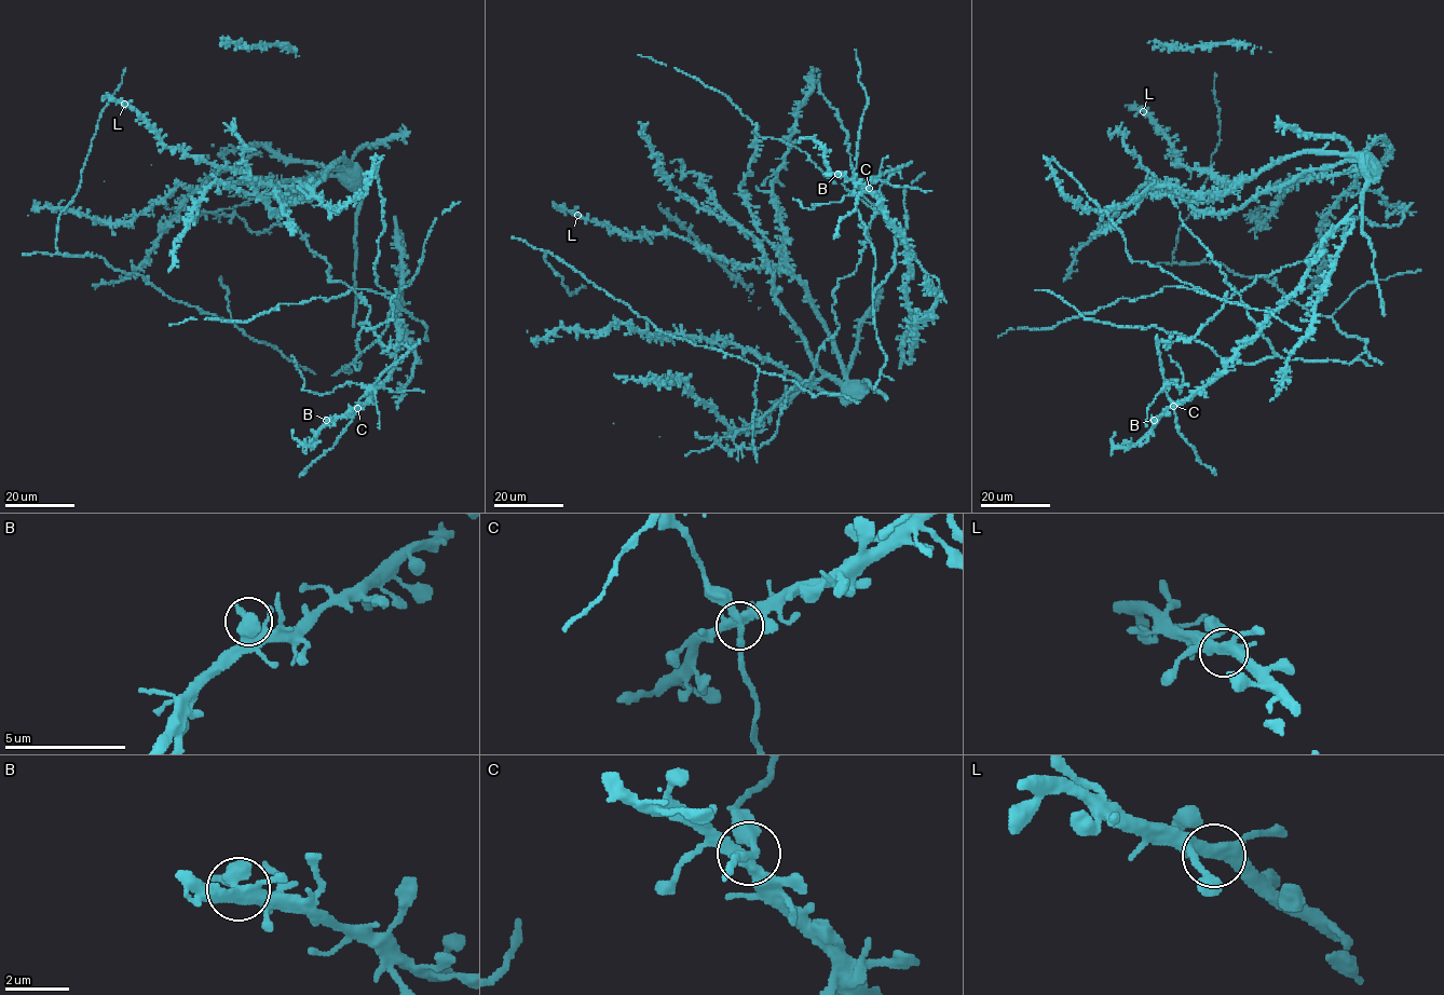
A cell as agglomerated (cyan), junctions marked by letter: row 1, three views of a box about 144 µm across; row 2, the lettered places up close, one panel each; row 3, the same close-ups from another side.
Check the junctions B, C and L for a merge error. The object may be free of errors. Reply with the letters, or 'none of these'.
C

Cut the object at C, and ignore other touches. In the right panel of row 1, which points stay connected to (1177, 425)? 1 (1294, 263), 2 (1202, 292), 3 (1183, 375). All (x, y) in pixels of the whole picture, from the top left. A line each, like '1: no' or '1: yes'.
1: yes
2: no
3: yes

